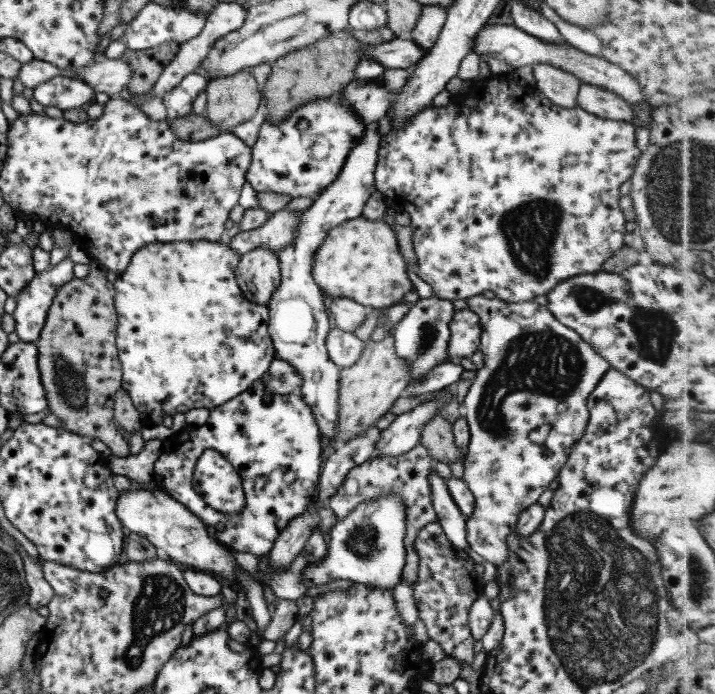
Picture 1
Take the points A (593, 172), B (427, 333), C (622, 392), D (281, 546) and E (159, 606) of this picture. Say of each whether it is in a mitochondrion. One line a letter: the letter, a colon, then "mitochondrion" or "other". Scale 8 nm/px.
A: other
B: mitochondrion
C: other
D: other
E: mitochondrion

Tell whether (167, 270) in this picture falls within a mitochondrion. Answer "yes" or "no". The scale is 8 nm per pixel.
yes

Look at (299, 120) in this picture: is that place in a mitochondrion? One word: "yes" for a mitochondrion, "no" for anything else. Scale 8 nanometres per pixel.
no

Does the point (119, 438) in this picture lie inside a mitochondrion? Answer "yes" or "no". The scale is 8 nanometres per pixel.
no

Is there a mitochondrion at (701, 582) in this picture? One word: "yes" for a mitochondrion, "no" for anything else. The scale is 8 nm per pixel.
yes

